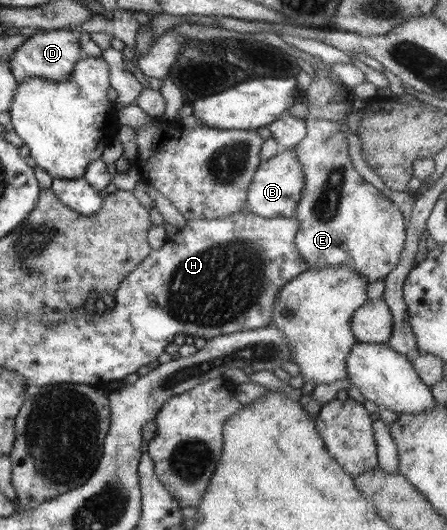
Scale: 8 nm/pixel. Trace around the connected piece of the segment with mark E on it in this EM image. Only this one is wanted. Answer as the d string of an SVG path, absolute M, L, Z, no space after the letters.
M323 118L308 119L306 128L306 136L292 148L305 174L304 190L295 215L298 219L295 247L303 259L305 269L317 271L325 267L351 267L355 275L365 277L369 283L384 279L401 259L406 240L405 217L381 190L367 182L355 170L349 158L346 133L338 122Z

